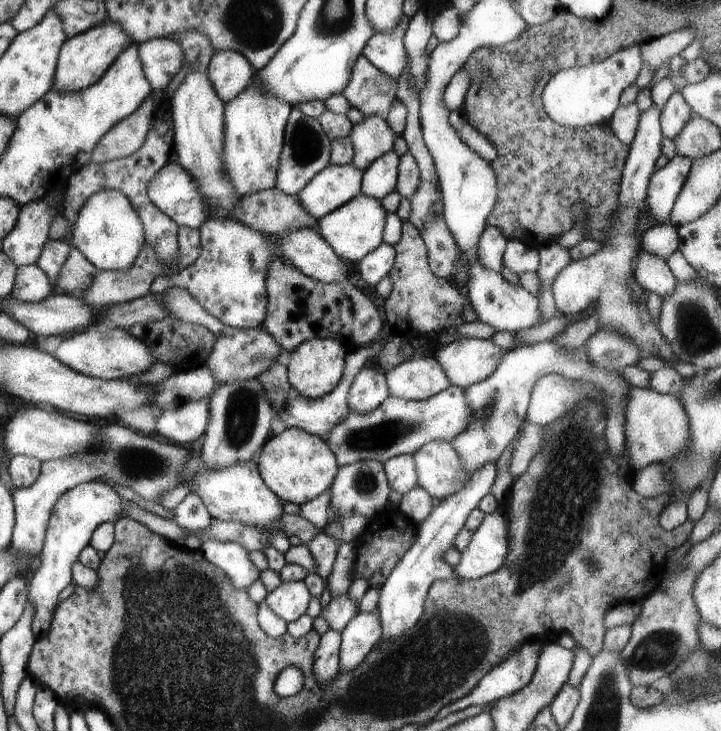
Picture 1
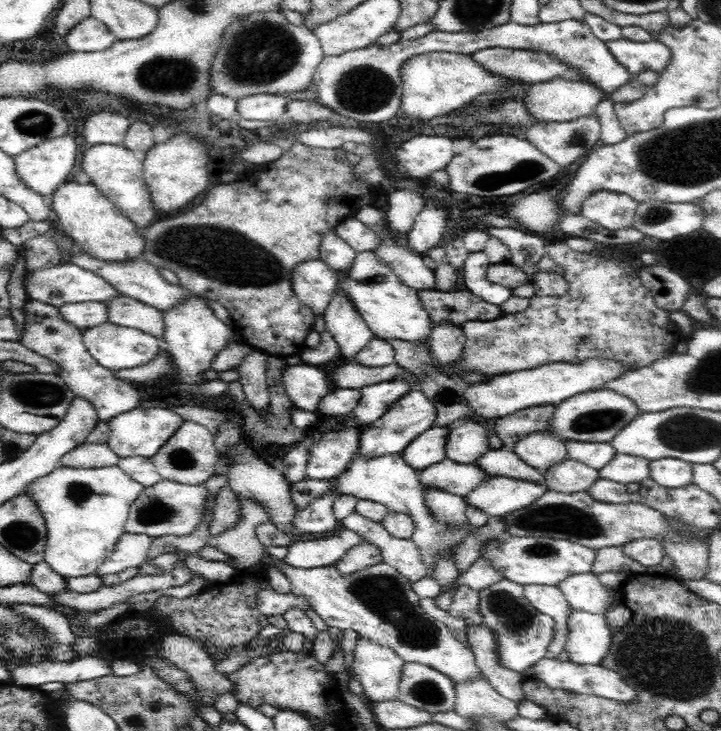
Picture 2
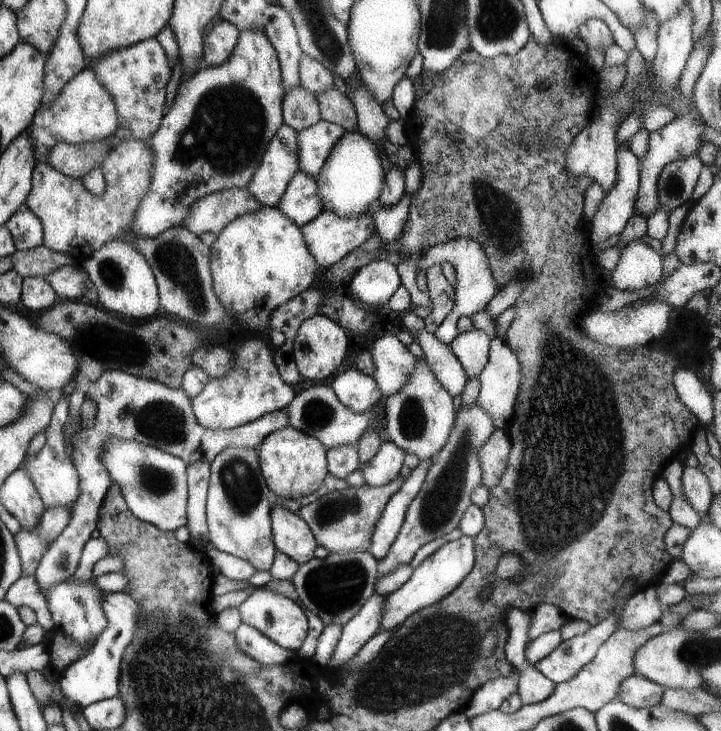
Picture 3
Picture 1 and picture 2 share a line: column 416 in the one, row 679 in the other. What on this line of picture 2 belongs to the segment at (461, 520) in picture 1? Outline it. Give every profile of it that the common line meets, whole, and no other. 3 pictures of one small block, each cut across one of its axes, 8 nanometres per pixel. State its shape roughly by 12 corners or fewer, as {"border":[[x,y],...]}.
{"border":[[542,657],[518,676],[551,690],[630,703],[624,680],[600,665]]}

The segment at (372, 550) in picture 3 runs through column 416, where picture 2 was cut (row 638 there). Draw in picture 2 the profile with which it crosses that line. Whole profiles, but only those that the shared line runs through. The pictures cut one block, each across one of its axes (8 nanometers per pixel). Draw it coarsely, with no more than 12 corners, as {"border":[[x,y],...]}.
{"border":[[467,625],[475,663],[507,700],[524,701],[518,675],[498,665],[492,631]]}

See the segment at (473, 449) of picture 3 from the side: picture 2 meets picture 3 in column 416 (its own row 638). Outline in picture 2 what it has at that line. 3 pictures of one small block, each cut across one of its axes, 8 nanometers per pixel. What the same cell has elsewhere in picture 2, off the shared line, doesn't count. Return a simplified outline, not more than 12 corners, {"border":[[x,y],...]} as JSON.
{"border":[[502,579],[478,592],[498,665],[519,676],[545,656],[554,619]]}

